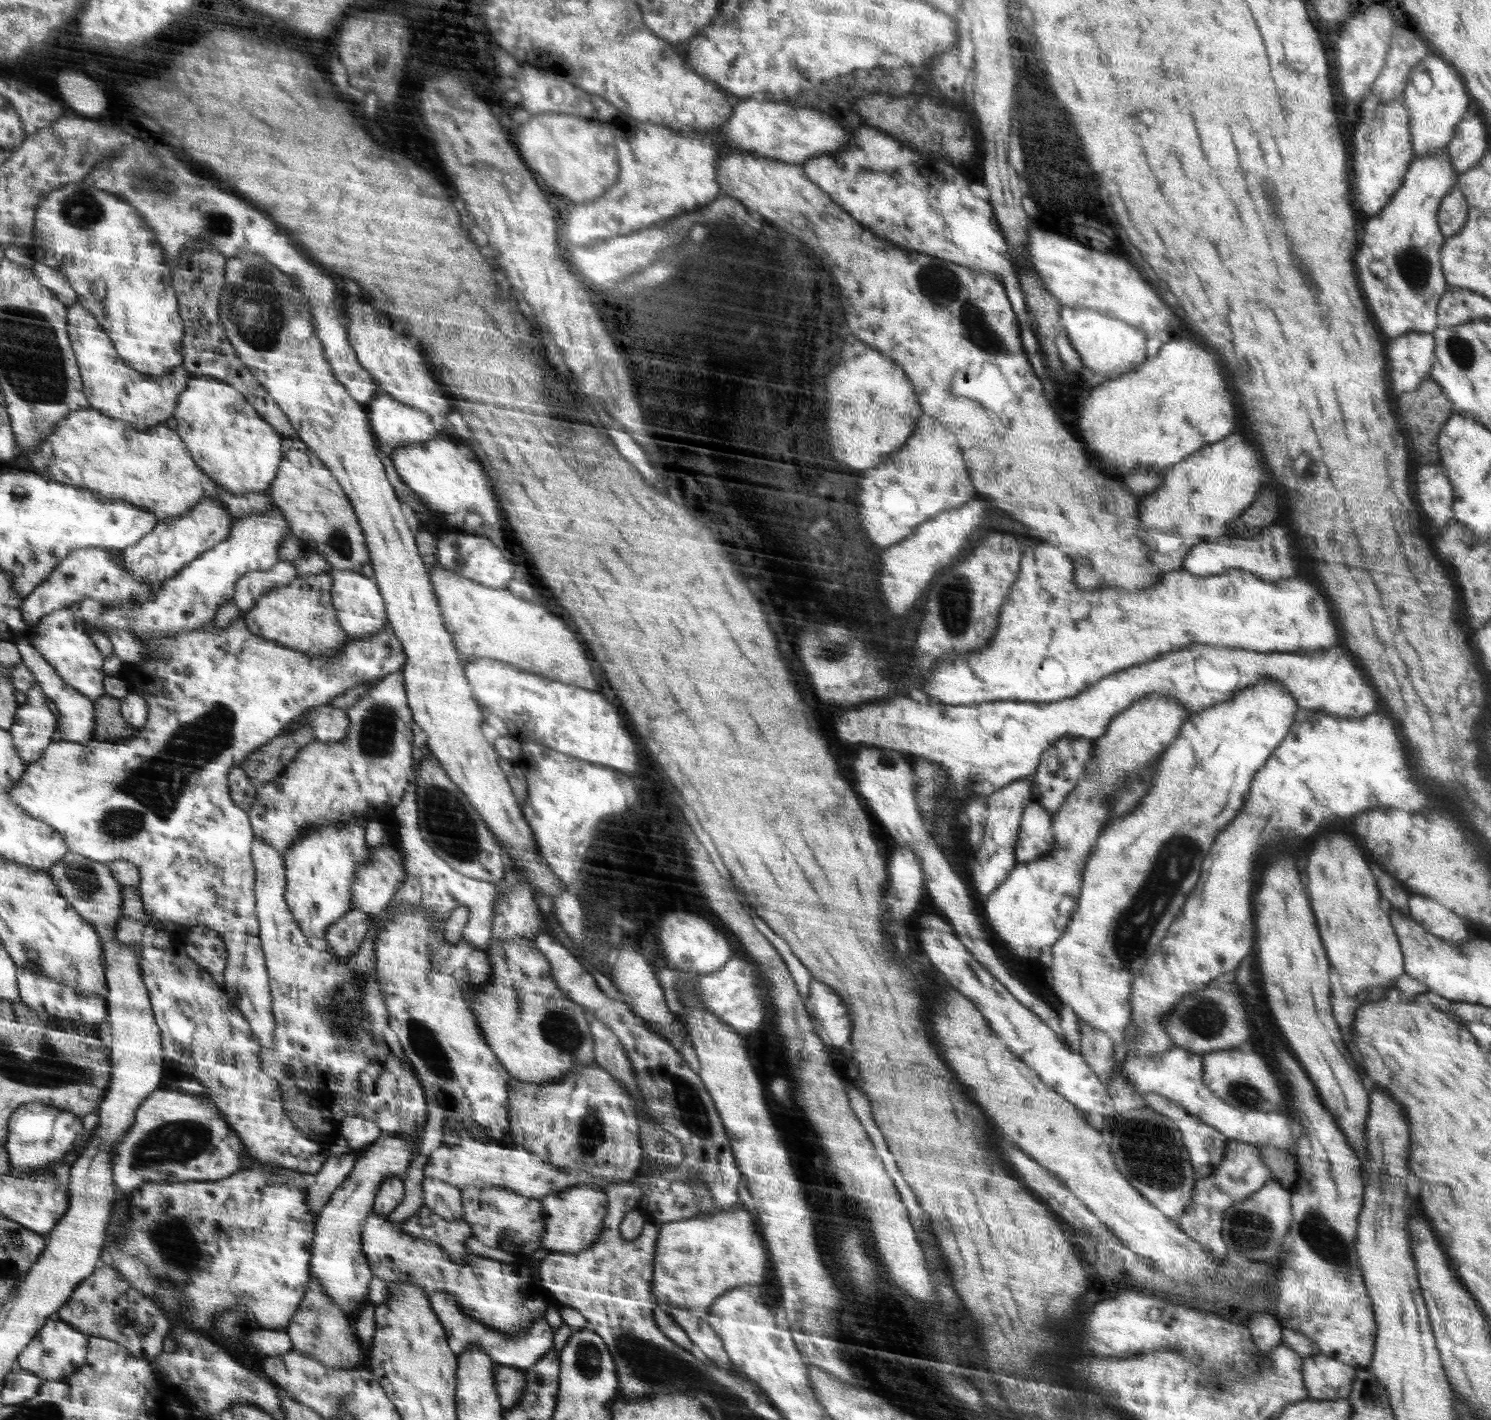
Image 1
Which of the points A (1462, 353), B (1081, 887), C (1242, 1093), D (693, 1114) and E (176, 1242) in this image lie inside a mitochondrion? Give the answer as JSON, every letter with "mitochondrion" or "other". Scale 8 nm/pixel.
{"A":"mitochondrion","B":"other","C":"mitochondrion","D":"mitochondrion","E":"mitochondrion"}

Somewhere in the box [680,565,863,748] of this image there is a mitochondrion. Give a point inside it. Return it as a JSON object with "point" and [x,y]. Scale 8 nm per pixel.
{"point":[834,650]}

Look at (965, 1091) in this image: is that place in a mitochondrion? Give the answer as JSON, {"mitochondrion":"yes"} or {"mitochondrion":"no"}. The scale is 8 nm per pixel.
{"mitochondrion":"no"}

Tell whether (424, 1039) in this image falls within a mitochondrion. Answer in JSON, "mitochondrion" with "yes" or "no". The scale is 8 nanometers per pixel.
{"mitochondrion":"yes"}

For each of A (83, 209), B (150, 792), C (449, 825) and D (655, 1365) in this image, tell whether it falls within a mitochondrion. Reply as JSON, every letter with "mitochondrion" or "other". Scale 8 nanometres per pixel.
{"A":"mitochondrion","B":"mitochondrion","C":"mitochondrion","D":"mitochondrion"}

